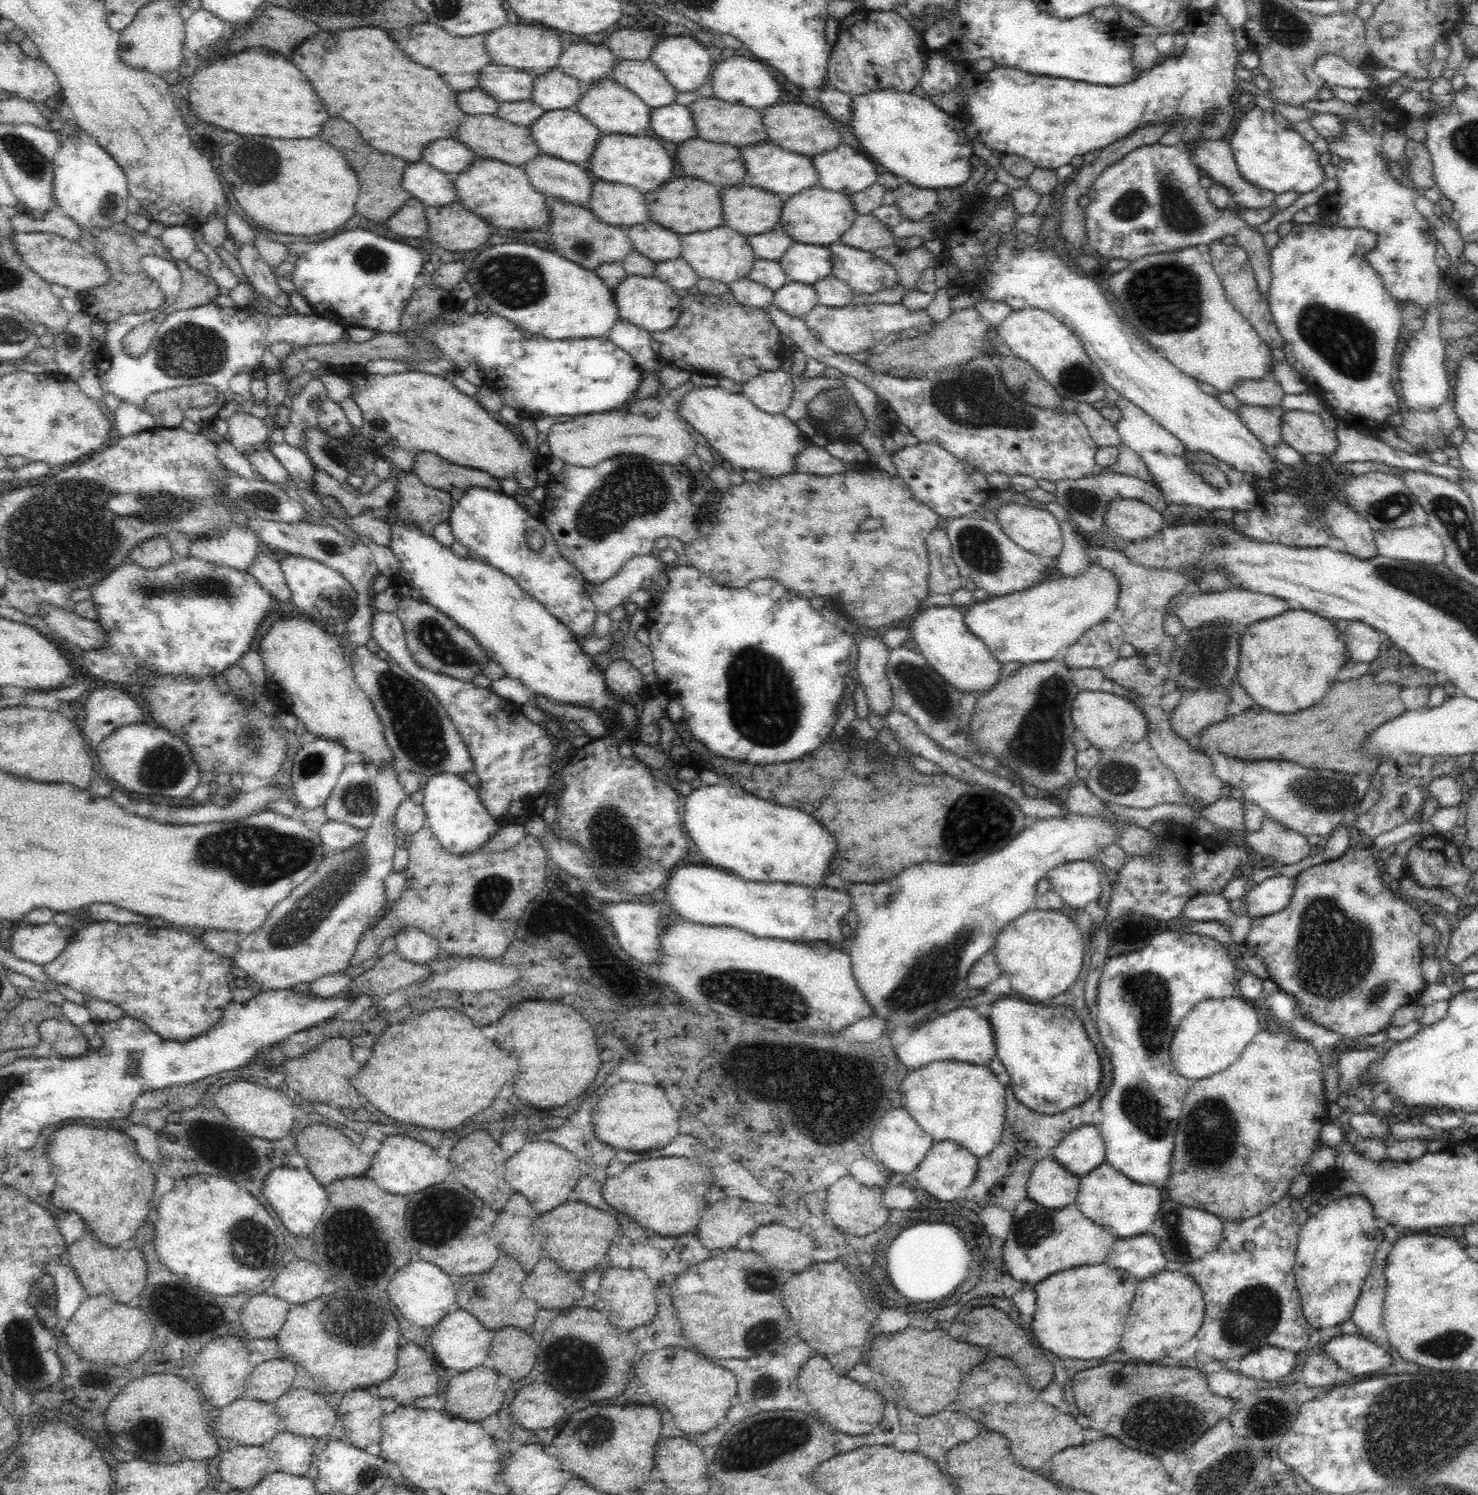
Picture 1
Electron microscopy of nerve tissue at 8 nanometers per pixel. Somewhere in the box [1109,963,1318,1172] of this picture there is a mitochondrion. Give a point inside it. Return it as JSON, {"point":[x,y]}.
{"point":[1209,1131]}

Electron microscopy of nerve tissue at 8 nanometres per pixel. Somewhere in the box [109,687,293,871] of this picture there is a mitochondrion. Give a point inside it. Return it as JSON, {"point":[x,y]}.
{"point":[164,767]}

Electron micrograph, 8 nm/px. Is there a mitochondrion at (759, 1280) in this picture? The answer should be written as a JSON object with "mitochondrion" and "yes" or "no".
{"mitochondrion":"yes"}

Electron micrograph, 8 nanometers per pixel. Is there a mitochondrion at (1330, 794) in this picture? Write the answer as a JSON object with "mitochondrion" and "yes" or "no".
{"mitochondrion":"yes"}

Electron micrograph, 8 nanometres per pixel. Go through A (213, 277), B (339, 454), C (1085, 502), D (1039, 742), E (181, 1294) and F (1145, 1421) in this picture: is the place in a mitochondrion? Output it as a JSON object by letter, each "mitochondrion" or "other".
{"A":"other","B":"mitochondrion","C":"mitochondrion","D":"mitochondrion","E":"other","F":"mitochondrion"}

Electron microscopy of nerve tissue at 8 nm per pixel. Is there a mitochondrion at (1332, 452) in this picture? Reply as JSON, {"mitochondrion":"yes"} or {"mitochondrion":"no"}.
{"mitochondrion":"no"}

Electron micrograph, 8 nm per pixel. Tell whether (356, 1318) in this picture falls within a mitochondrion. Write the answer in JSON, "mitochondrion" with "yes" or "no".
{"mitochondrion":"yes"}

